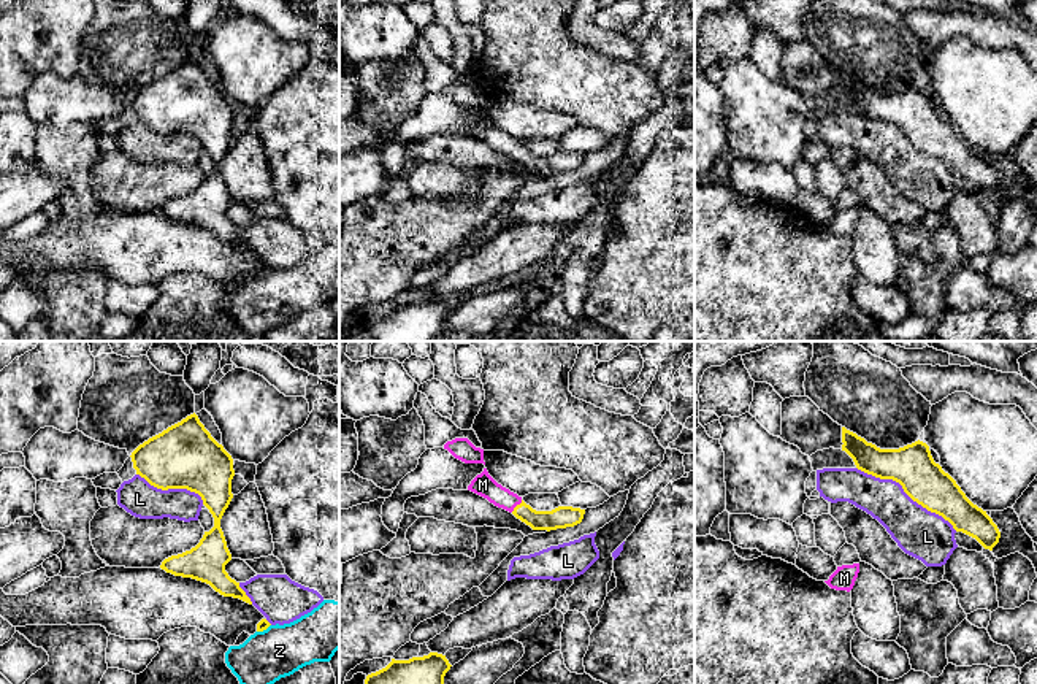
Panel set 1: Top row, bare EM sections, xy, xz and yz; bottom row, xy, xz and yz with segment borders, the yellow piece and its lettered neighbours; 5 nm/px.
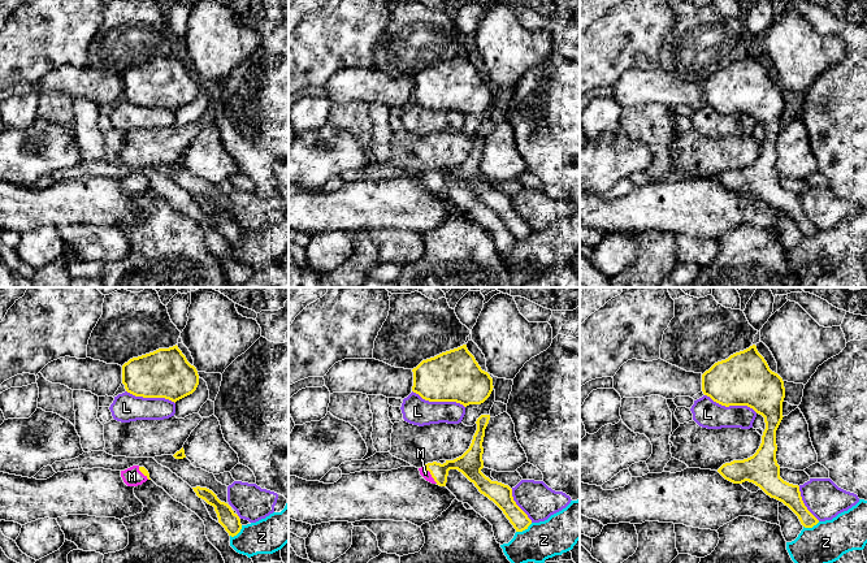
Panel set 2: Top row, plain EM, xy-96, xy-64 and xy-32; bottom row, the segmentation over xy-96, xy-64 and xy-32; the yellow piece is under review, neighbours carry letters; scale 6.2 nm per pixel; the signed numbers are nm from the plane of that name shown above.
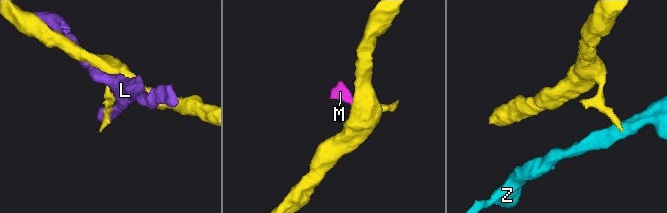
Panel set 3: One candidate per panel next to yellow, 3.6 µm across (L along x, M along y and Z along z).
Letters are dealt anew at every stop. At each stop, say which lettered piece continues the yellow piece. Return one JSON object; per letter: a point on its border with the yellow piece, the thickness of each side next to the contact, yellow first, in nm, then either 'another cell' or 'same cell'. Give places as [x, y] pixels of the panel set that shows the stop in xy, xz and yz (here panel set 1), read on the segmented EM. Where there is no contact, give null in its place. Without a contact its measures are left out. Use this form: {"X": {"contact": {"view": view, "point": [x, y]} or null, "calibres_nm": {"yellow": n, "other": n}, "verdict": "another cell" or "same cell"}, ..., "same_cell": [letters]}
{"L": {"contact": {"view": "yz", "point": [906, 492]}, "calibres_nm": {"yellow": 220, "other": 240}, "verdict": "another cell"}, "M": {"contact": {"view": "xz", "point": [516, 507]}, "calibres_nm": {"yellow": 110, "other": 110}, "verdict": "same cell"}, "Z": {"contact": {"view": "xy", "point": [264, 629]}, "calibres_nm": {"yellow": 60, "other": 260}, "verdict": "another cell"}, "same_cell": ["M"]}

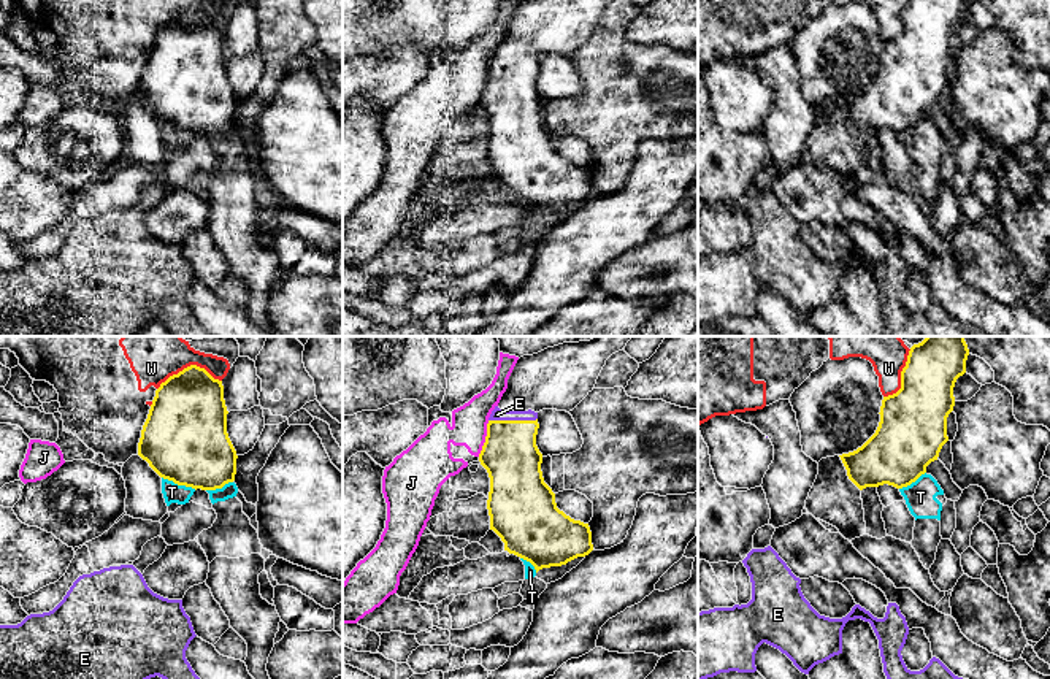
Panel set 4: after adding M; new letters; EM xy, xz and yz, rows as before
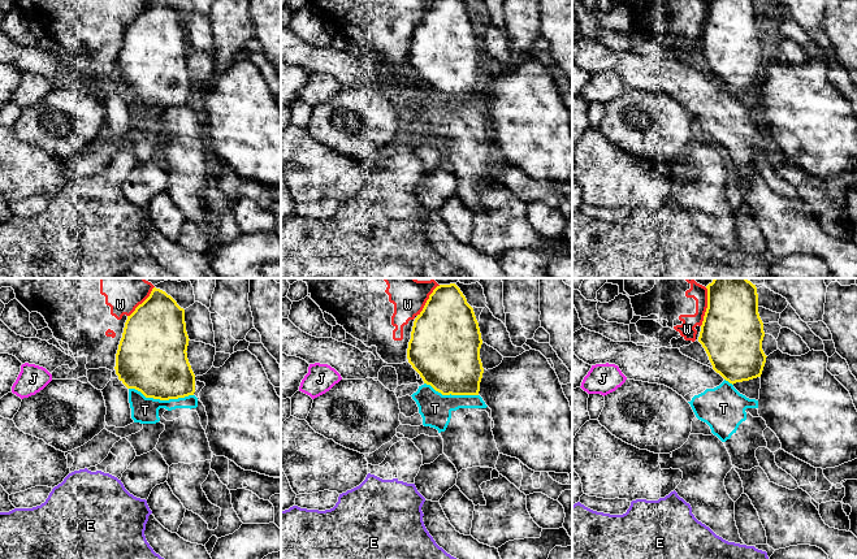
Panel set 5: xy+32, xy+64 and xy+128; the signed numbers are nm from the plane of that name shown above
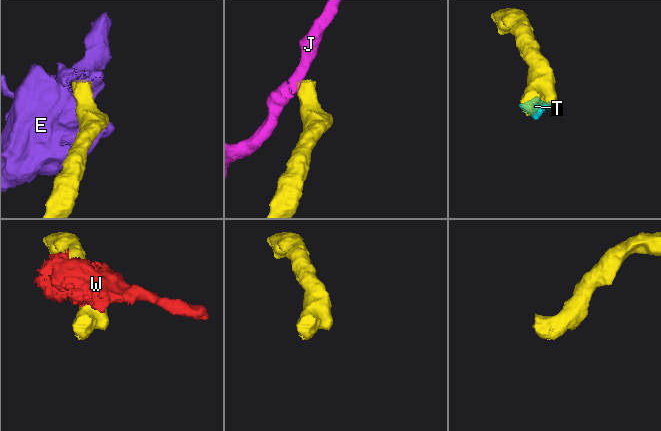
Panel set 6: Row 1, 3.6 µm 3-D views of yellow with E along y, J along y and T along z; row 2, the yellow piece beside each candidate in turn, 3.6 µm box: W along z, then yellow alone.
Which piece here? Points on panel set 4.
{"E": {"contact": {"view": "xz", "point": [513, 421]}, "calibres_nm": {"yellow": 280, "other": 60}, "verdict": "another cell"}, "J": {"contact": {"view": "xz", "point": [486, 438]}, "calibres_nm": {"yellow": 280, "other": 180}, "verdict": "another cell"}, "T": {"contact": {"view": "xy", "point": [180, 484]}, "calibres_nm": {"yellow": 440, "other": 100}, "verdict": "another cell"}, "W": {"contact": {"view": "xy", "point": [187, 367]}, "calibres_nm": {"yellow": 380, "other": 300}, "verdict": "another cell"}, "same_cell": []}

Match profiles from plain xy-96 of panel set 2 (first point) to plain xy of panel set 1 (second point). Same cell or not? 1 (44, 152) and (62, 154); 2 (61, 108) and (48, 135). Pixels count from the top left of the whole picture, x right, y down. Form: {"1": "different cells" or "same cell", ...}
{"1": "different cells", "2": "same cell"}

